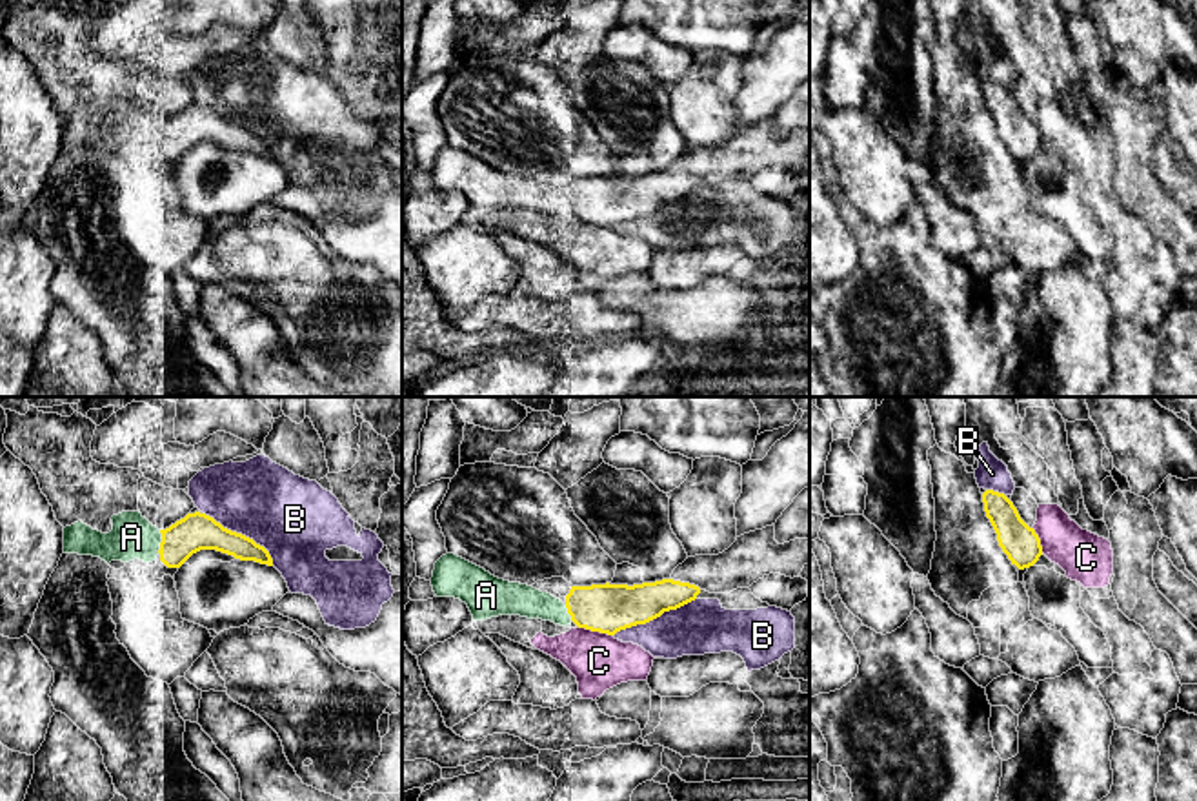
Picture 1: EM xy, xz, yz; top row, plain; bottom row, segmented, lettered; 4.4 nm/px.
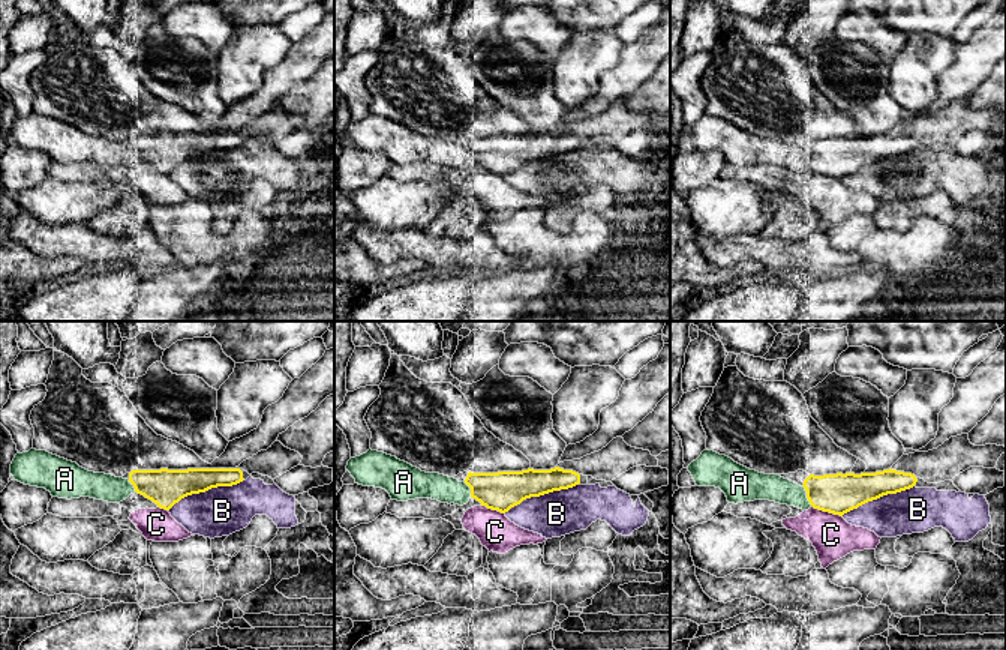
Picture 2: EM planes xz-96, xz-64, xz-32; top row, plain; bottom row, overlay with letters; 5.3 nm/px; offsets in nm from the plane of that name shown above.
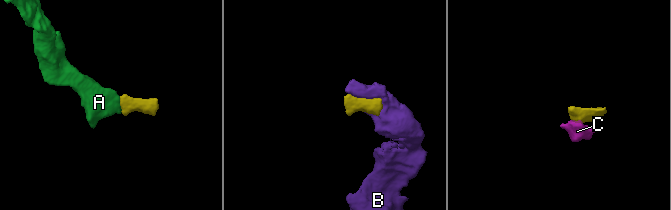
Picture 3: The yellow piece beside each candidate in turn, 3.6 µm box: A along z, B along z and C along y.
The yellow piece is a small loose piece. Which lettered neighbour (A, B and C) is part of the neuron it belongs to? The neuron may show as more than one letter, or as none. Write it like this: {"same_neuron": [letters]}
{"same_neuron": ["A"]}

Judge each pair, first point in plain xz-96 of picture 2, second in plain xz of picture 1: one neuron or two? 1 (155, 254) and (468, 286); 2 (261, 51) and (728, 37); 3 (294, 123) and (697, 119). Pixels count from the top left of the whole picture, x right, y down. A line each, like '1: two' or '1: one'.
1: two
2: two
3: two

